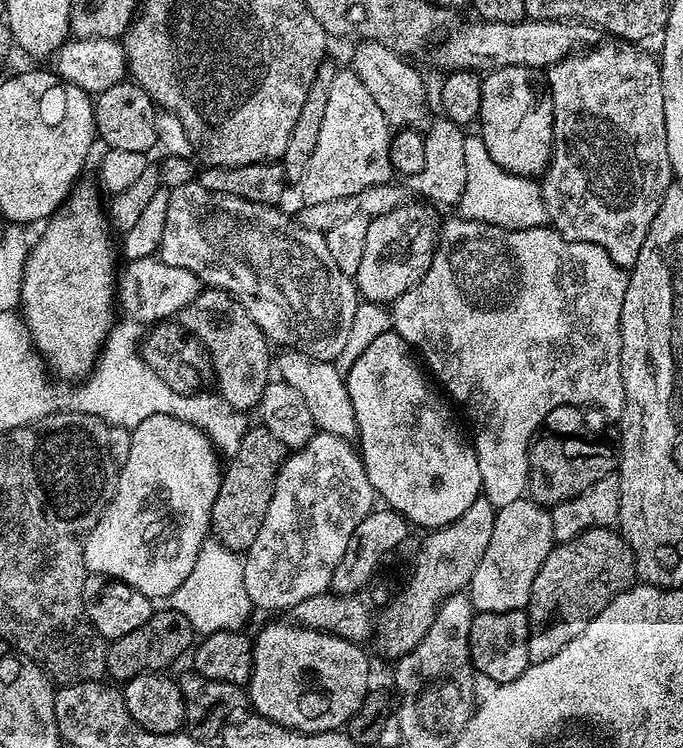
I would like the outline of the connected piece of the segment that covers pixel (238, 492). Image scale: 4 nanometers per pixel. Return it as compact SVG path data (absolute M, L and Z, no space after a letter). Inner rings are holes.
M263 426L253 427L242 438L238 450L231 453L232 465L227 465L220 485L220 497L212 511L214 536L232 552L247 553L262 530L266 510L270 510L270 498L274 498L274 486L284 465L286 449L274 434Z

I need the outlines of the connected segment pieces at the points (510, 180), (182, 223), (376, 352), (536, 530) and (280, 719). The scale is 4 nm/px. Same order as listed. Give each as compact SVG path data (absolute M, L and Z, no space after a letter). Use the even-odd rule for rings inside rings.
M465 135L464 145L466 146L466 190L462 190L462 198L458 205L459 215L463 219L477 220L480 224L493 224L497 230L543 228L549 223L546 202L542 198L539 183L535 179L502 170L502 166L498 166L498 162L490 158L490 150L486 150L484 141L479 135Z
M198 182L173 188L170 191L170 206L166 210L166 231L162 234L158 257L169 266L185 267L186 270L197 274L203 285L220 288L224 292L230 293L246 312L254 318L254 322L258 324L271 343L284 344L280 346L288 350L301 352L313 361L327 360L329 362L339 361L338 358L347 350L348 343L353 343L352 327L358 323L356 312L360 309L362 303L362 297L357 289L355 279L342 274L342 270L338 270L338 262L334 262L334 257L330 255L330 246L326 246L324 233L316 231L315 228L301 226L293 215L291 217L286 214L277 205L250 202L248 199L235 198L234 195L224 195L221 192L208 190Z
M389 330L382 334L378 334L378 338L368 340L365 345L364 353L353 362L352 369L347 369L346 379L348 382L348 393L352 399L352 405L356 410L358 430L362 436L364 434L366 440L364 461L365 465L369 469L369 479L372 480L373 485L379 490L379 493L381 490L381 492L386 496L387 501L385 500L385 503L394 512L403 516L404 519L408 521L409 525L416 527L417 524L418 527L424 528L423 530L445 528L450 522L462 518L462 514L466 514L466 510L470 510L470 506L474 506L474 502L481 499L482 496L482 474L478 474L478 458L476 457L476 450L470 439L469 433L466 431L465 425L462 423L457 409L453 407L453 405L449 403L449 401L445 399L439 391L436 393L435 390L432 389L433 381L426 375L421 361L414 355L413 349L410 345L408 345L408 343L406 343L405 340L395 332L395 330Z
M531 498L510 502L510 506L497 508L494 518L494 534L490 534L490 546L474 570L474 578L466 592L476 612L518 612L527 605L530 590L542 562L550 554L556 535L551 511Z
M292 626L289 632L279 632L276 628L264 628L260 632L260 637L255 637L254 647L252 650L252 678L246 685L246 696L254 707L255 715L265 716L267 720L272 720L276 724L281 724L287 728L296 728L299 732L334 732L343 729L349 723L352 716L359 709L360 703L367 695L370 689L368 683L368 656L360 649L359 643L351 640L343 640L342 637L333 633L323 632L318 629L310 629L308 627Z

